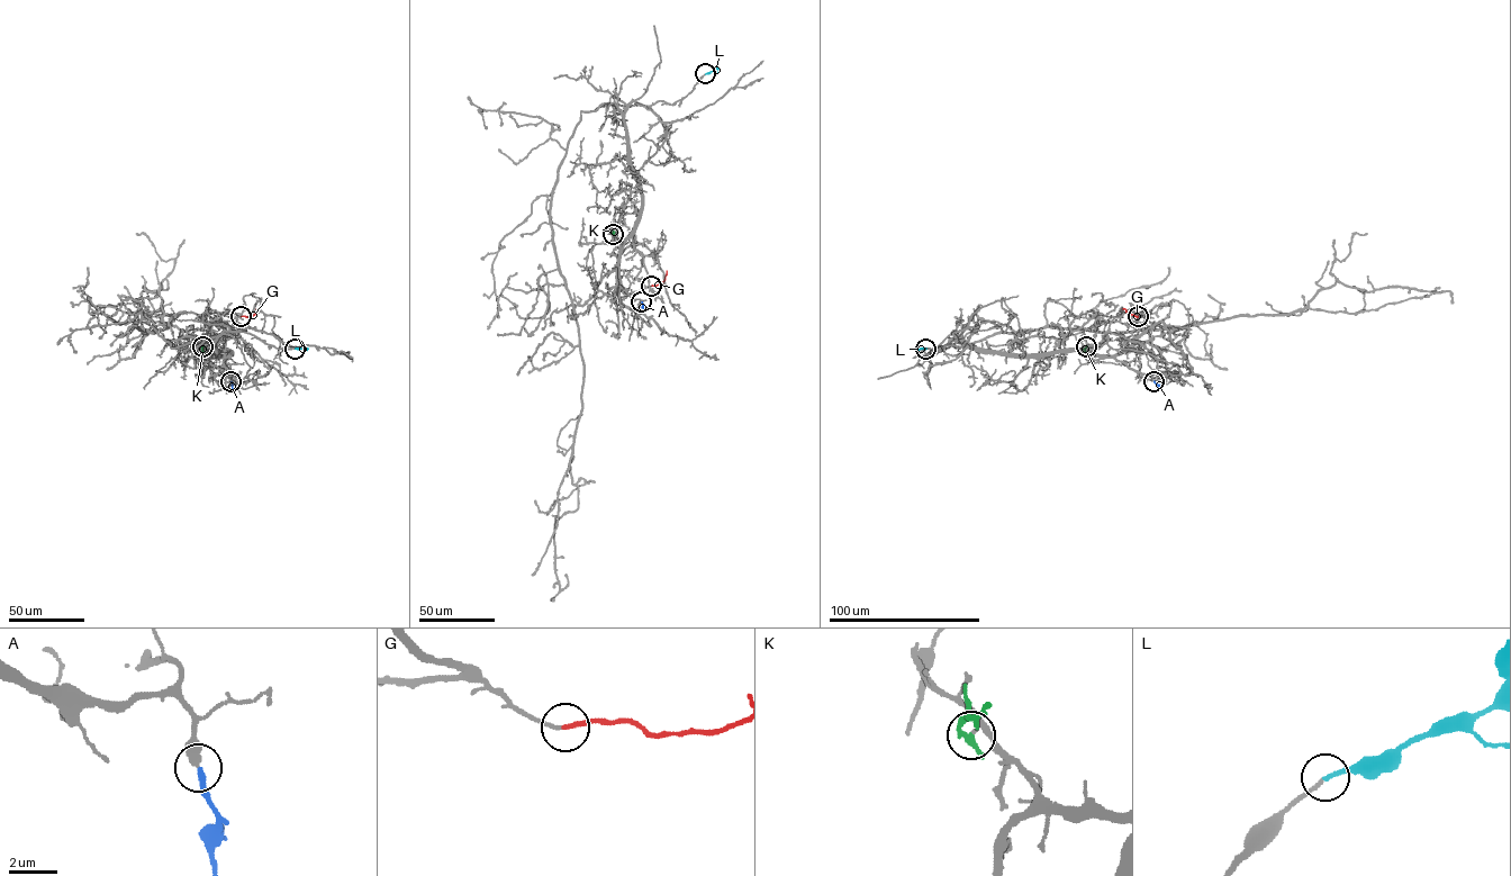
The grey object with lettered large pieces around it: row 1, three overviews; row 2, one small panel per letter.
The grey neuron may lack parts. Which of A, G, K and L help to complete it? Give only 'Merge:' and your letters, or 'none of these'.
Merge: G, L

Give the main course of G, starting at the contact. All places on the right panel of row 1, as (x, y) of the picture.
G: (1138, 316), (1123, 309)

